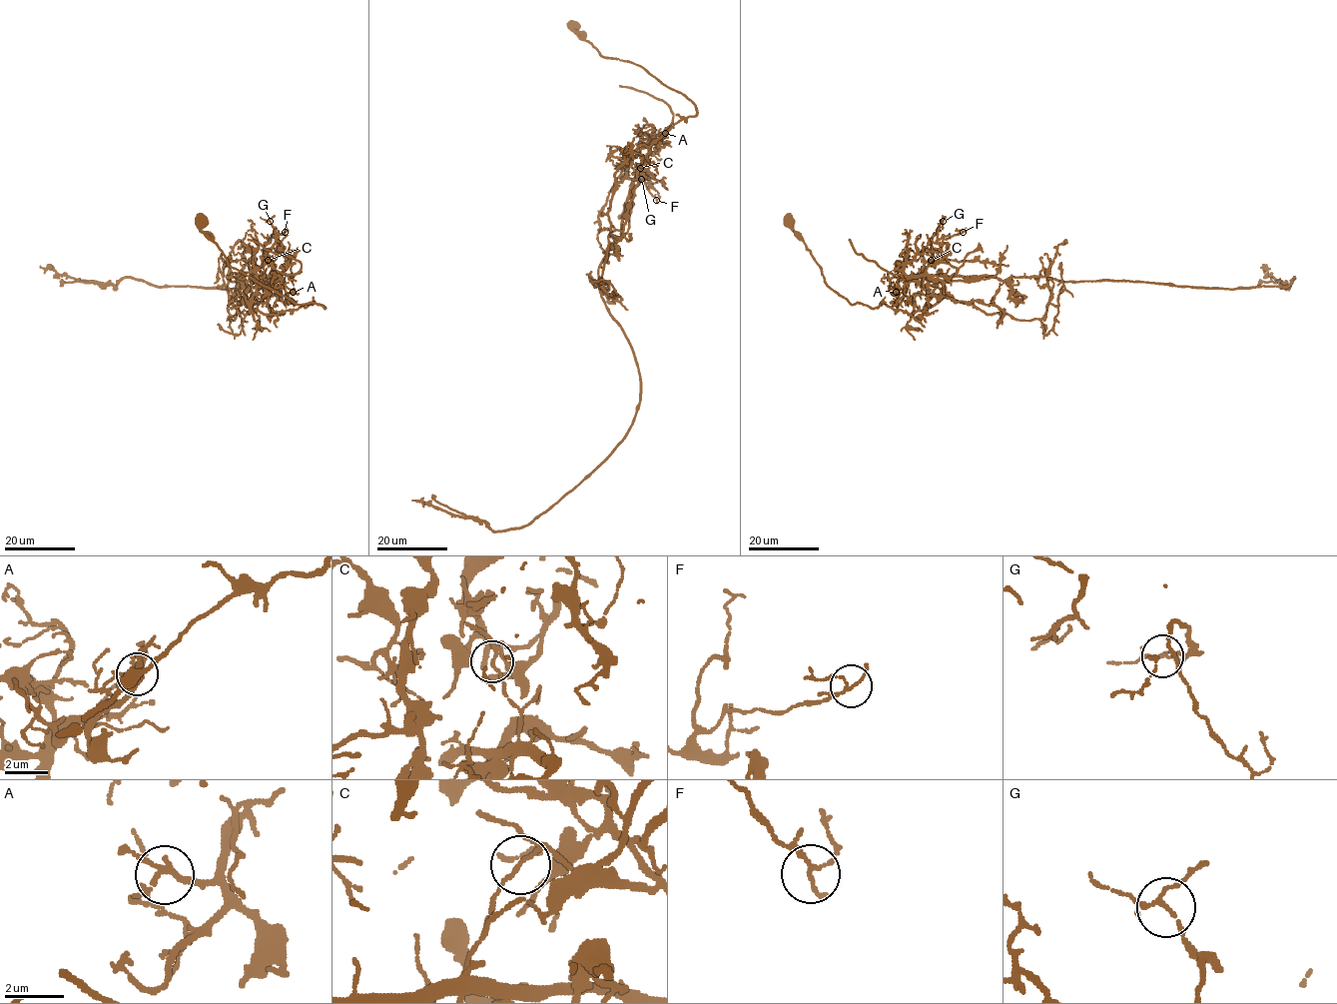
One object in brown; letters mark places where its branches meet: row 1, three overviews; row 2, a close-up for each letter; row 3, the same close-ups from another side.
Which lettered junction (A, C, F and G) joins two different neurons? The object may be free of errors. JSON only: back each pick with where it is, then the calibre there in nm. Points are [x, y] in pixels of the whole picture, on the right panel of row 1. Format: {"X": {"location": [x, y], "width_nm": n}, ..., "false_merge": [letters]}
{"C": {"location": [931, 260], "width_nm": 90}, "false_merge": ["C"]}

